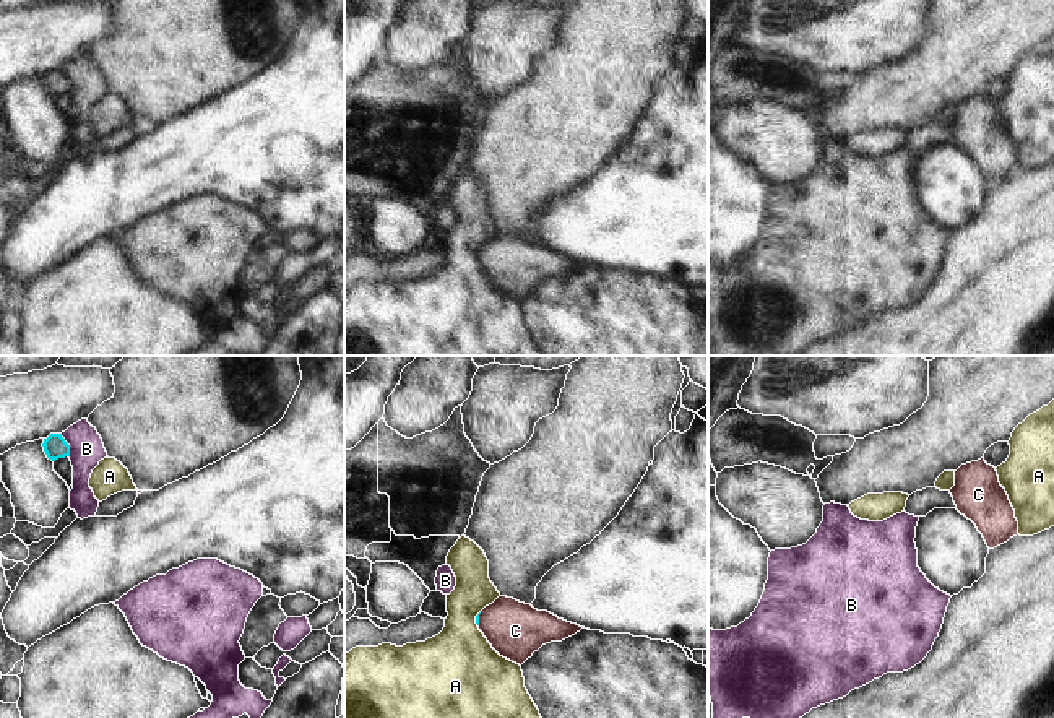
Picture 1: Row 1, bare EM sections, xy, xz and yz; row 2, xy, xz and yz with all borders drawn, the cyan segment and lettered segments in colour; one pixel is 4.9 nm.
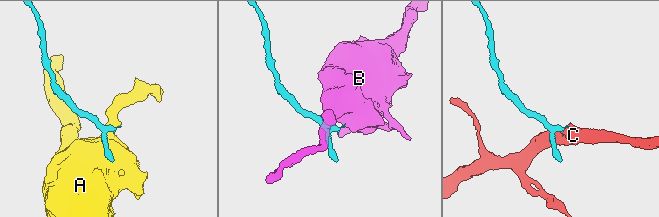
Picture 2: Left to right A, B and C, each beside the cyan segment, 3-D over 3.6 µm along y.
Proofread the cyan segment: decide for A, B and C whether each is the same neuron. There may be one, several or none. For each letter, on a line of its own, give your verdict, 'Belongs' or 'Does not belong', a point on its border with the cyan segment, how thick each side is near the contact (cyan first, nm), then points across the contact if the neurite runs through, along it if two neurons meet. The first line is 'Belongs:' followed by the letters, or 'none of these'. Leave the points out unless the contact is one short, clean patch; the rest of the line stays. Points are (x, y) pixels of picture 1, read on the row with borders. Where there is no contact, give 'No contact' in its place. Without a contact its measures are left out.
Belongs: C
A: Does not belong. Touches cyan at xz (476, 618). Thickness 20 nm (cyan) against 360 nm
B: Does not belong. Touches cyan at xy (69, 445). Thickness 120 nm (cyan) against 170 nm
C: Belongs. Touches cyan at xz (478, 619). Thickness 20 nm (cyan) against 280 nm. Path across: xz (479, 613), (478, 619), (505, 622), (515, 631).

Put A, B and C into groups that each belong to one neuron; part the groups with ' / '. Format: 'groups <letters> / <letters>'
groups A / B / C

